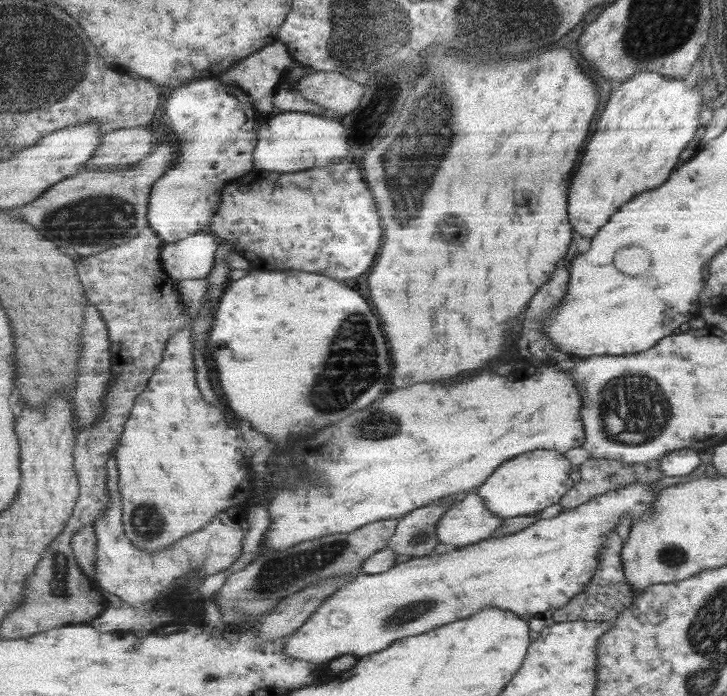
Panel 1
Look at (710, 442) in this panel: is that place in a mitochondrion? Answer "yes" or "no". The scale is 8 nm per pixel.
no

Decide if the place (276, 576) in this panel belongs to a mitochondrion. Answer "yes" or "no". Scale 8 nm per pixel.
yes

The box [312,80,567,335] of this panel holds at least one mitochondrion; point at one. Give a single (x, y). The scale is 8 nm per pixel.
(455, 225)

